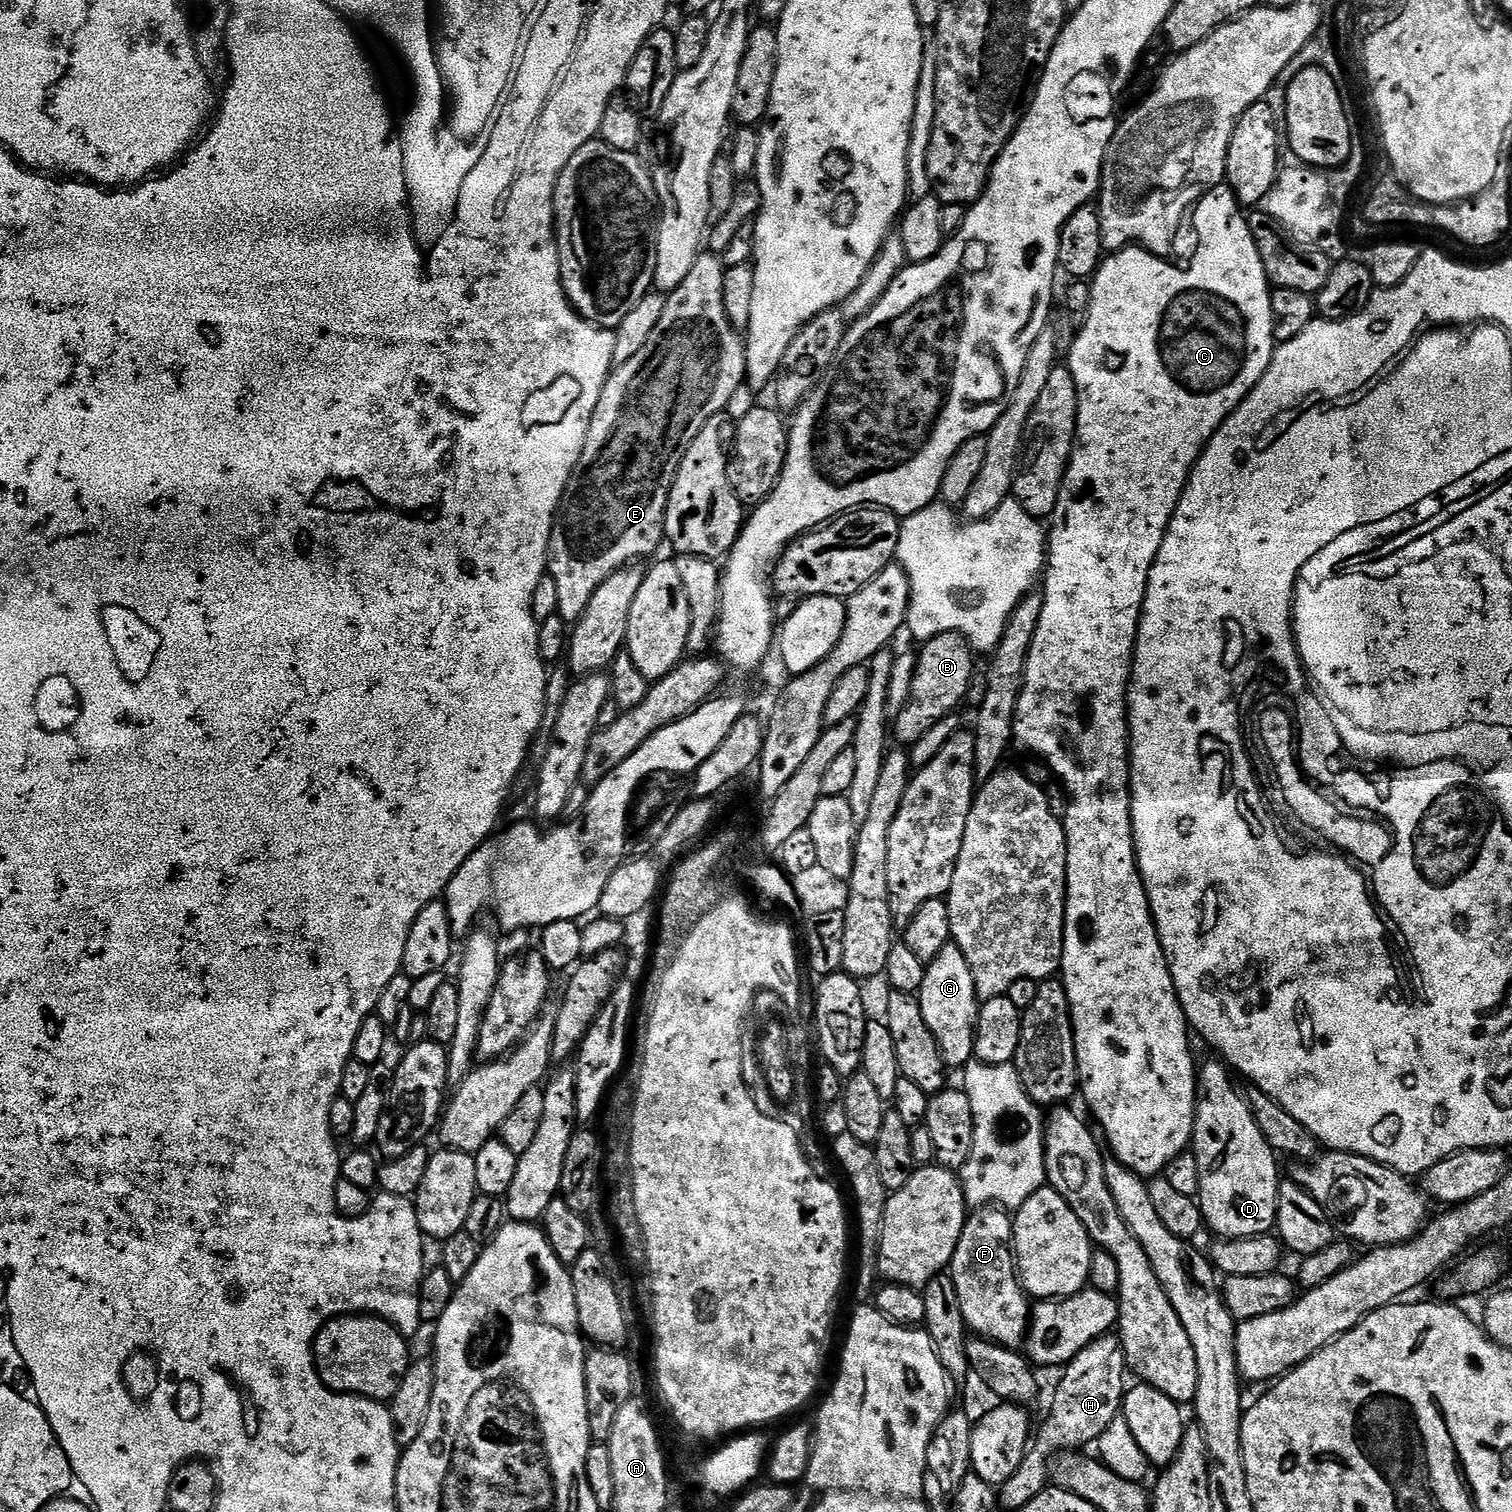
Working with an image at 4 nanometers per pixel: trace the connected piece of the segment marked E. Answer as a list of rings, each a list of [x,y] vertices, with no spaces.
[[[701,254],[698,262],[694,262],[690,274],[686,274],[682,286],[678,286],[673,292],[667,293],[666,310],[662,314],[658,326],[654,326],[654,334],[650,334],[646,346],[642,346],[642,350],[638,350],[638,354],[634,354],[634,358],[630,358],[630,362],[616,364],[608,381],[604,383],[604,389],[600,392],[598,406],[594,410],[590,422],[590,430],[582,437],[584,449],[578,458],[576,467],[572,469],[572,481],[569,482],[567,490],[564,491],[564,499],[560,501],[560,510],[556,513],[556,523],[552,526],[552,537],[548,543],[546,572],[547,575],[554,578],[554,586],[558,589],[558,614],[569,626],[575,625],[576,621],[582,618],[586,606],[590,606],[590,598],[594,598],[594,590],[598,590],[598,586],[602,586],[602,582],[606,582],[606,578],[610,578],[610,574],[614,574],[619,568],[627,568],[633,562],[639,561],[636,560],[639,556],[653,555],[652,557],[655,557],[657,555],[655,552],[659,550],[660,543],[663,545],[666,540],[664,515],[668,505],[668,495],[672,489],[672,483],[676,480],[678,466],[682,462],[688,441],[698,438],[702,426],[706,426],[706,422],[710,418],[721,415],[727,409],[724,407],[731,402],[732,395],[739,390],[740,384],[742,388],[745,383],[746,350],[744,346],[746,340],[728,321],[726,306],[724,305],[725,271],[726,265],[719,255]]]

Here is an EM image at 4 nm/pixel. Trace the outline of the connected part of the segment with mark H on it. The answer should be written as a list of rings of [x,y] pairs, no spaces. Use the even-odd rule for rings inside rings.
[[[1119,1335],[1099,1336],[1090,1342],[1090,1346],[1086,1346],[1086,1350],[1079,1352],[1063,1372],[1064,1377],[1052,1396],[1052,1417],[1041,1428],[1039,1425],[1034,1443],[1030,1450],[1025,1451],[1022,1466],[1018,1466],[1014,1478],[999,1485],[998,1504],[1001,1509],[1018,1510],[1026,1506],[1026,1502],[1034,1502],[1034,1498],[1038,1498],[1038,1494],[1049,1487],[1050,1465],[1054,1458],[1073,1450],[1087,1449],[1084,1448],[1087,1444],[1095,1445],[1110,1422],[1121,1415],[1126,1391],[1124,1375],[1127,1377],[1130,1369]]]

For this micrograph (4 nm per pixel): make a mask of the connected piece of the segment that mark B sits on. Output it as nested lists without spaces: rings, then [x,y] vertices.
[[[943,632],[933,636],[931,640],[923,641],[921,651],[916,657],[916,673],[913,676],[913,686],[909,700],[900,712],[894,716],[894,740],[900,746],[911,746],[930,730],[942,718],[953,715],[956,707],[965,703],[967,686],[974,663],[974,653],[967,638],[957,632]]]

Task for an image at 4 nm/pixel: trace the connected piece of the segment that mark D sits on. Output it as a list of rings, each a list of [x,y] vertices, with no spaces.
[[[1219,1059],[1216,1060],[1209,1064],[1201,1063],[1196,1077],[1196,1125],[1192,1131],[1190,1148],[1198,1158],[1200,1213],[1204,1215],[1207,1227],[1217,1232],[1217,1237],[1241,1240],[1251,1236],[1267,1236],[1275,1229],[1276,1211],[1280,1201],[1282,1173],[1276,1165],[1278,1156],[1266,1142],[1262,1130],[1258,1130],[1258,1122],[1254,1122],[1254,1114],[1247,1099],[1241,1093],[1240,1096],[1236,1093],[1236,1084],[1232,1081],[1233,1073]]]

